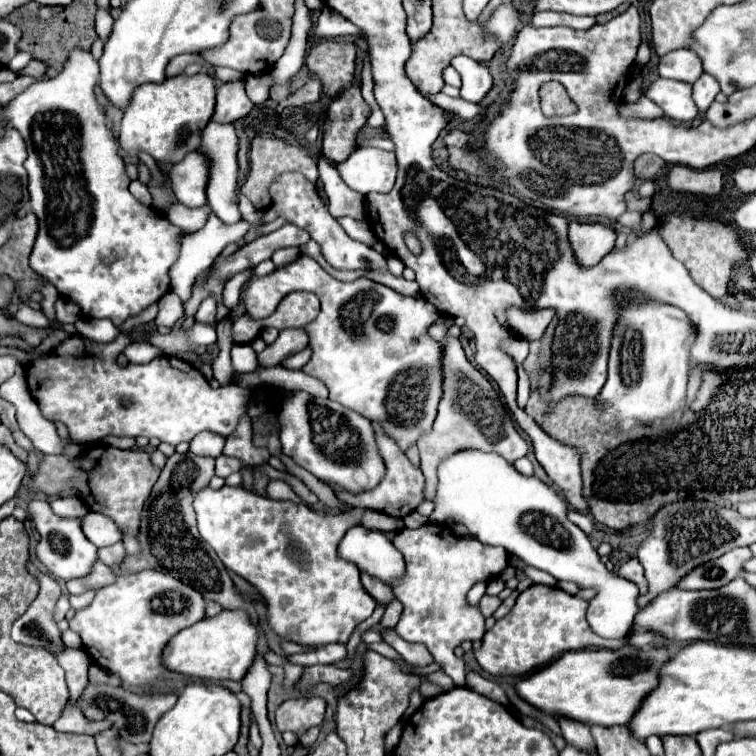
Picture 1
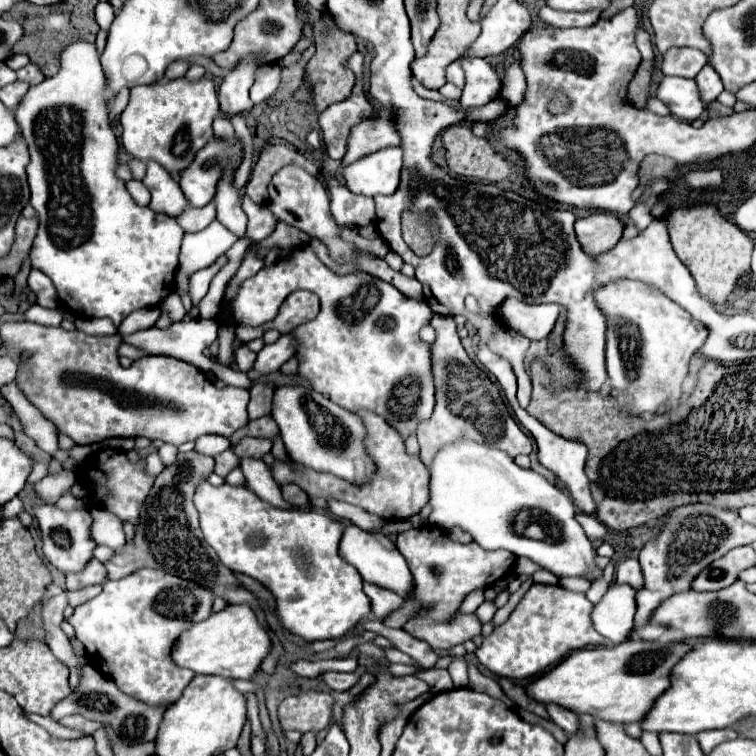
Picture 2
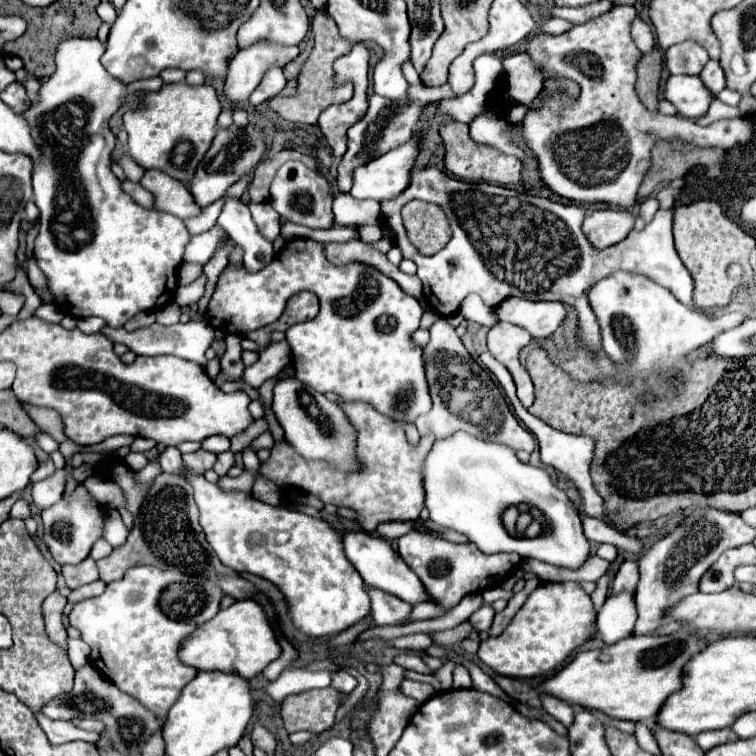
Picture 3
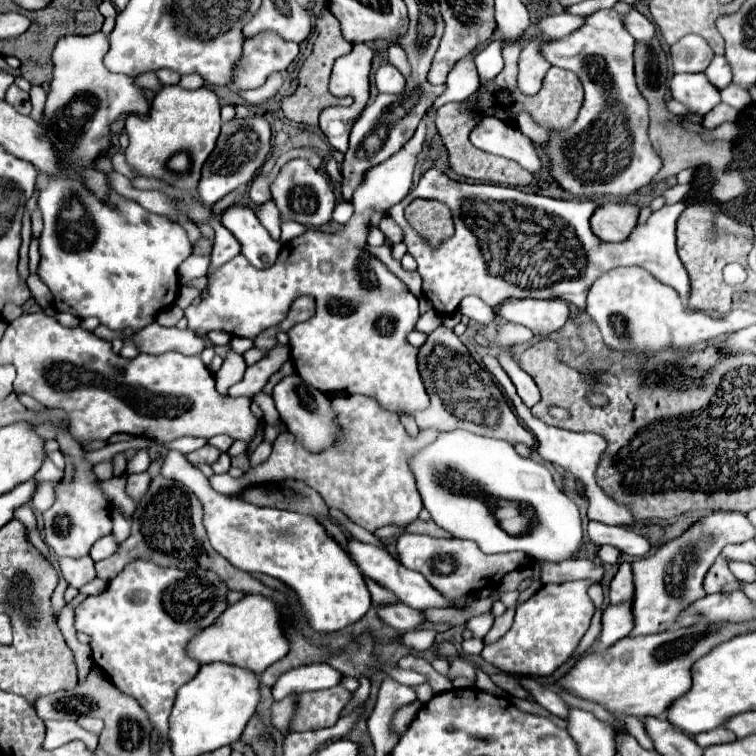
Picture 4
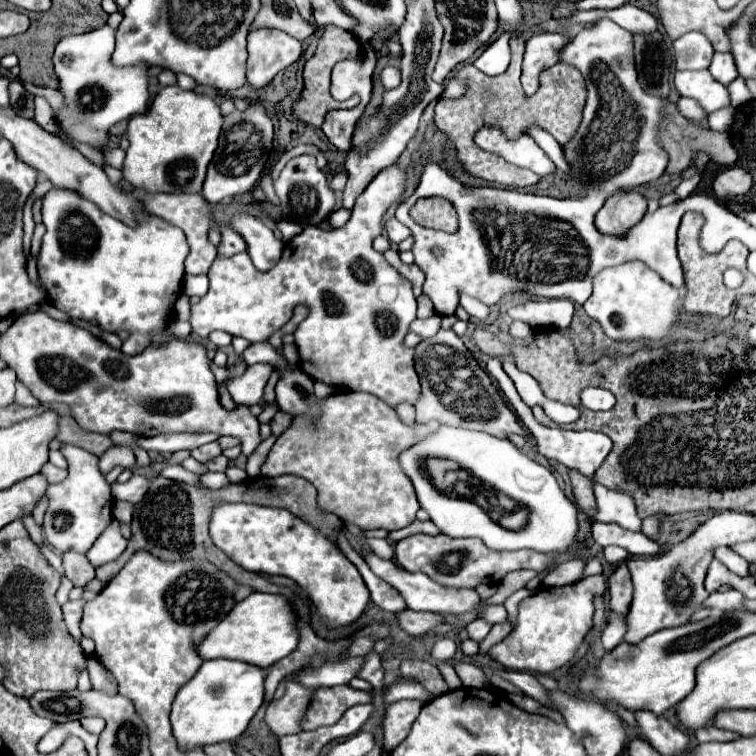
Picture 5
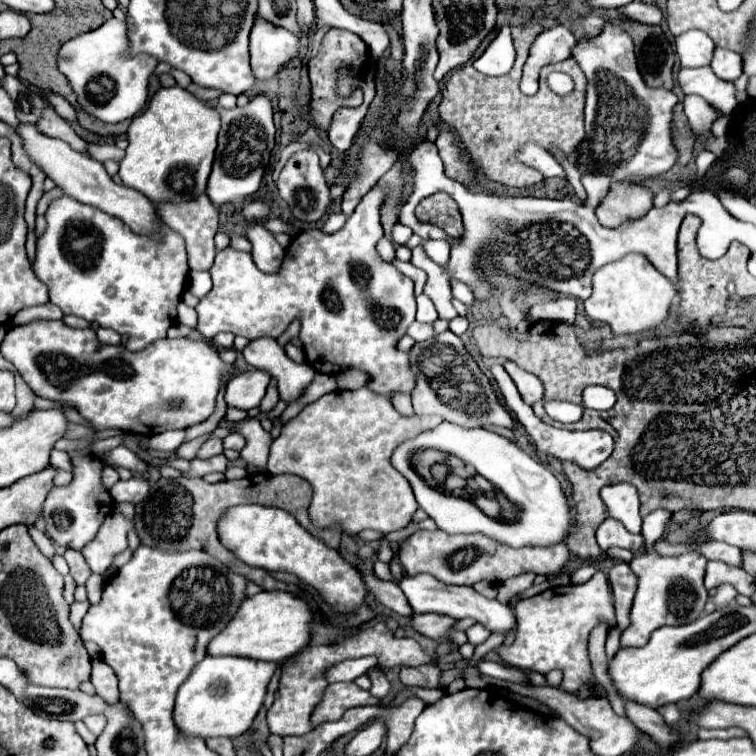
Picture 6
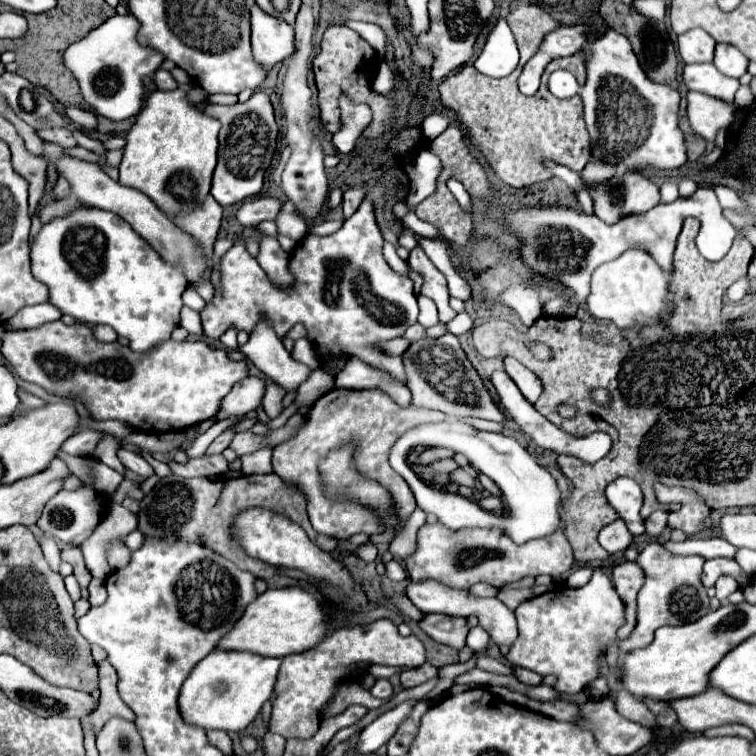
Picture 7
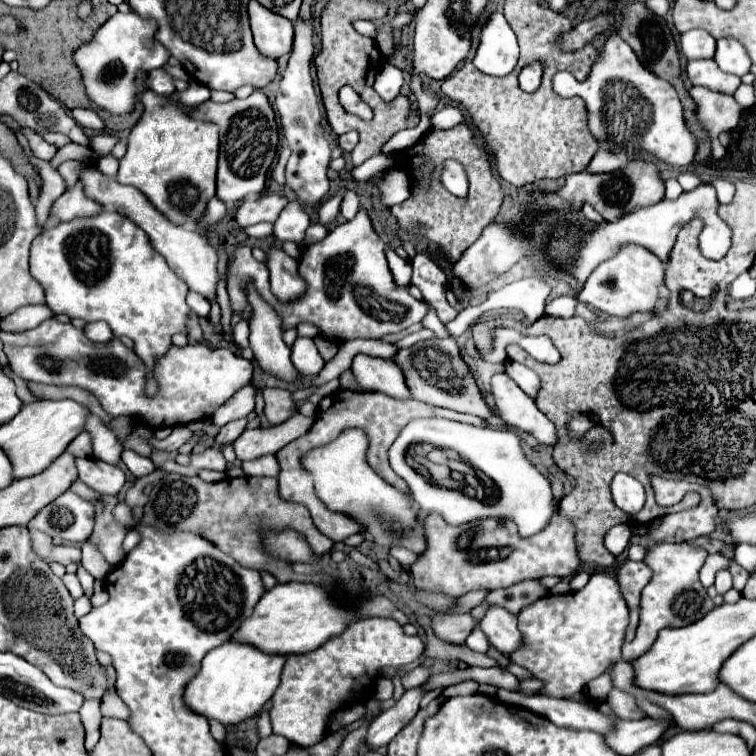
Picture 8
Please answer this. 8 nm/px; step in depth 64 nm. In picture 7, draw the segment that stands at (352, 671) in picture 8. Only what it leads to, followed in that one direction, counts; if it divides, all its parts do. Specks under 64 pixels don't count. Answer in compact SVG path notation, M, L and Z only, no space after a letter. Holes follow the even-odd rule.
M376 620L372 624L354 626L350 630L338 630L324 638L314 648L290 654L282 660L278 682L274 688L274 704L268 730L284 738L310 738L320 726L320 708L334 694L338 682L344 674L352 670L356 662L372 662L384 666L422 666L426 662L426 652L416 636L400 636L392 620Z

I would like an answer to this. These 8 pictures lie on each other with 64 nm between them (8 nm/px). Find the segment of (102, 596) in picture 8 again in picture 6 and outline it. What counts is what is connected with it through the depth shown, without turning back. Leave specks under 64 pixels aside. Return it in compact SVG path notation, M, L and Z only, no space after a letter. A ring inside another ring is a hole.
M92 574L86 584L87 598L91 605L97 604L101 600L104 589L104 580L101 576Z

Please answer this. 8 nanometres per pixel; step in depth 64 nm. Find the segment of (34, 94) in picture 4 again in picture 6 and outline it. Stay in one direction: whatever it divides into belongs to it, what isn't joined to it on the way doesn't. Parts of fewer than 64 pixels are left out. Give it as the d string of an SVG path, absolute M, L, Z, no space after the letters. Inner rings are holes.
M46 104L44 112L42 112L40 120L38 120L38 128L40 128L40 132L44 132L46 136L60 138L60 140L68 142L74 150L88 154L88 144L86 144L86 140L80 138L80 136L68 126L68 122L66 122L64 118L60 118L60 116L52 110L52 106L48 106L48 104Z

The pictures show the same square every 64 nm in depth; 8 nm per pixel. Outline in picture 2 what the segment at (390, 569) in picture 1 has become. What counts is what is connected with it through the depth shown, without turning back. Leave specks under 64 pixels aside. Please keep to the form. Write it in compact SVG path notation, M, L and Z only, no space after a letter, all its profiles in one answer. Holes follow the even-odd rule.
M350 524L346 530L344 530L344 536L340 540L340 556L352 564L360 576L370 582L370 584L376 584L376 586L382 586L382 588L388 588L396 594L400 594L402 598L406 598L410 594L410 588L412 588L412 574L406 566L406 560L404 556L398 552L398 548L392 544L392 540L374 530L374 532L366 532L354 524Z

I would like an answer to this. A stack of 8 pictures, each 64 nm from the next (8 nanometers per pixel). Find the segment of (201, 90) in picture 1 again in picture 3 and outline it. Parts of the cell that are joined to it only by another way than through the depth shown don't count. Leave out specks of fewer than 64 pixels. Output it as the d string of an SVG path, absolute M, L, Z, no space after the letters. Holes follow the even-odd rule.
M186 82L164 84L158 92L144 92L142 100L136 108L130 108L124 114L124 128L128 132L128 154L142 166L142 168L160 168L168 176L186 182L192 178L200 156L212 142L216 134L216 118L222 112L220 100L216 90L210 84L190 86ZM178 142L190 142L192 152L182 166L172 164L172 150Z

